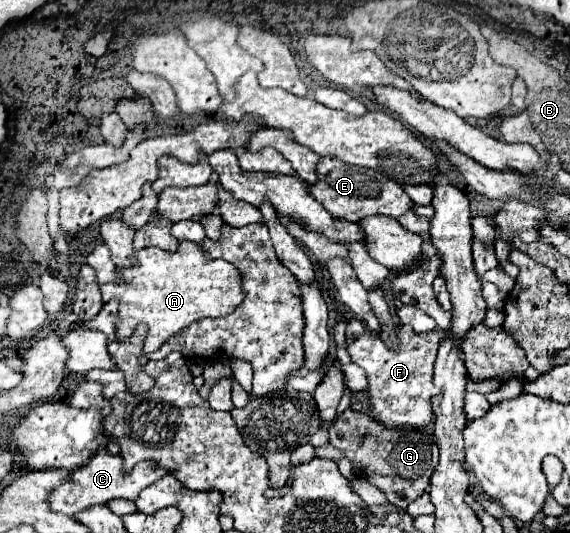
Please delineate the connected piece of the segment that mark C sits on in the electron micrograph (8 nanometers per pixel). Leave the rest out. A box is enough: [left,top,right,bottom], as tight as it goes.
[51,449,167,515]

